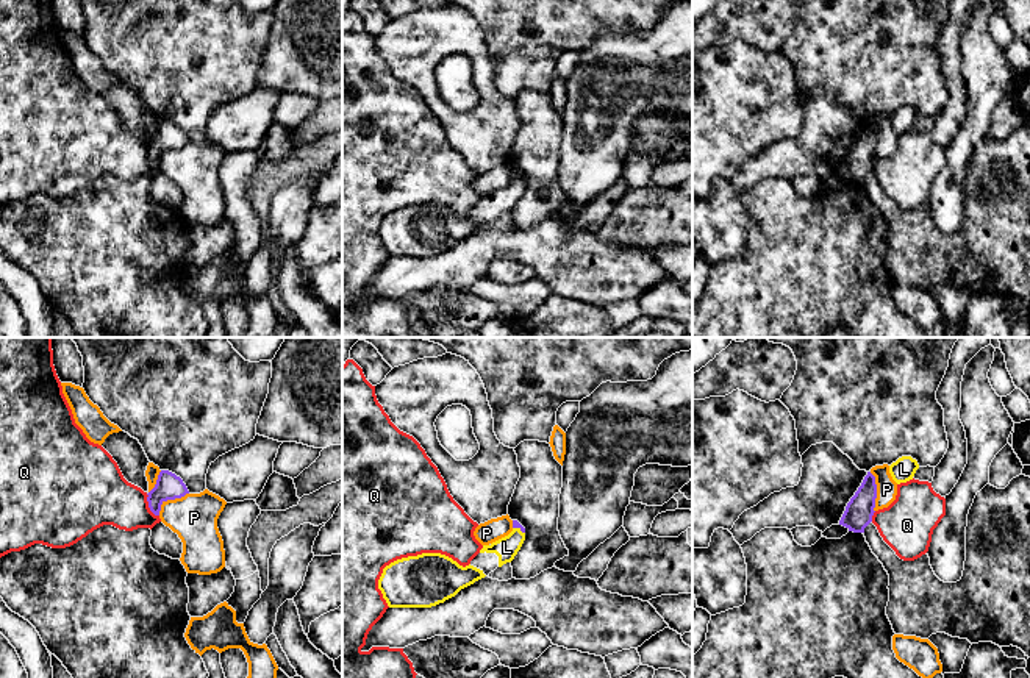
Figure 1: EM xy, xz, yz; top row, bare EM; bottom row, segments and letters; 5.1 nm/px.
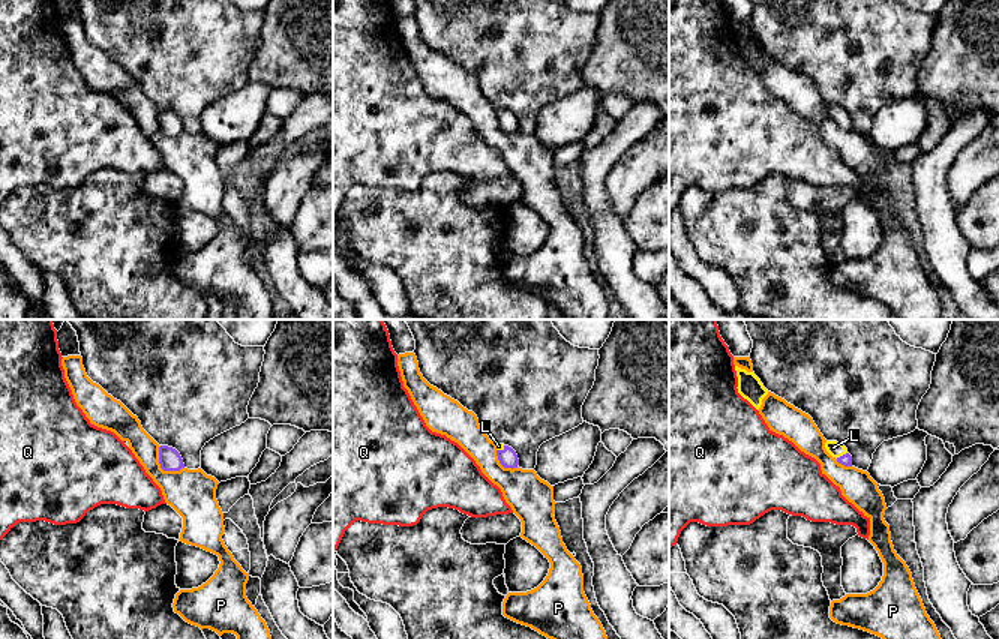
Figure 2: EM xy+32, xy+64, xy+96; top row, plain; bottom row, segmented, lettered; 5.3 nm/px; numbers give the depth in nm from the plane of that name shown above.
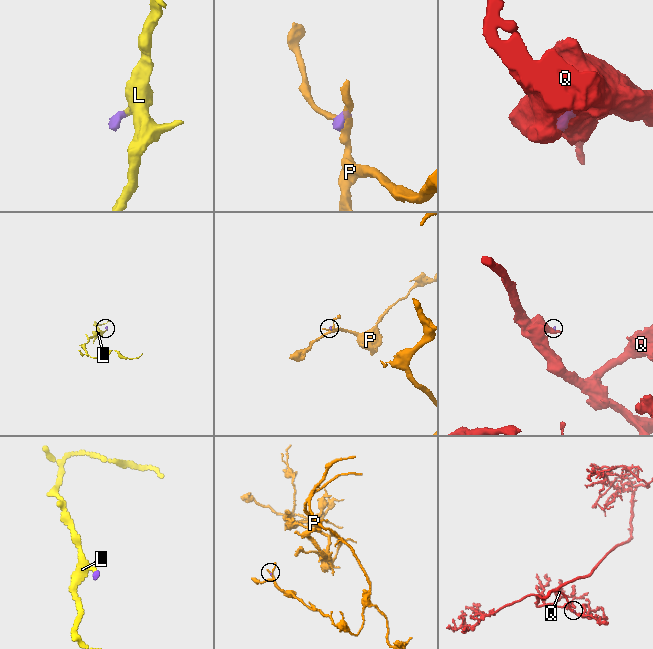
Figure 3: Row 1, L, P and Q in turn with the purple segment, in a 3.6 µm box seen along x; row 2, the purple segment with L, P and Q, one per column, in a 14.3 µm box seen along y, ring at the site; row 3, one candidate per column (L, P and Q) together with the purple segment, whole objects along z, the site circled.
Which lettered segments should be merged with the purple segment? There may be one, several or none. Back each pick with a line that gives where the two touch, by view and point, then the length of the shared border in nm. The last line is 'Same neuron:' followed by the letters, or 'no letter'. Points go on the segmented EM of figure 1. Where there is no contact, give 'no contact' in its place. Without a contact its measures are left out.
L: meets purple in xz at (519, 527); contact 70 nm long
Same neuron: L

